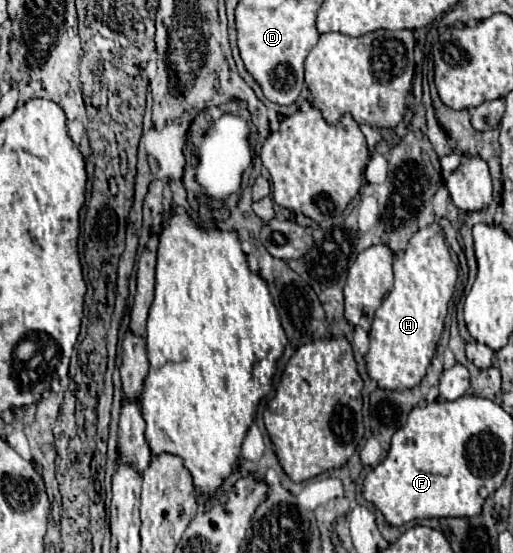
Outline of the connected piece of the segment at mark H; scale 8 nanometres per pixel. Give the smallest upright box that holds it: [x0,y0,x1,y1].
[366,221,458,391]

